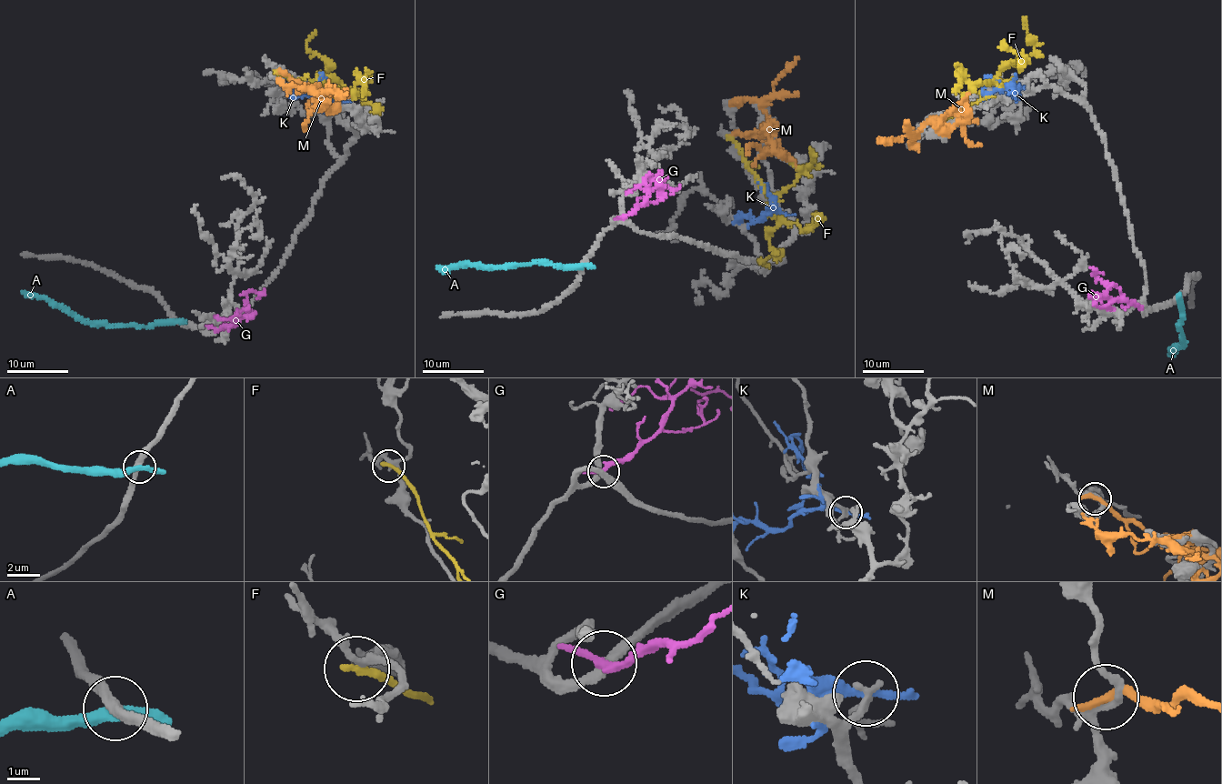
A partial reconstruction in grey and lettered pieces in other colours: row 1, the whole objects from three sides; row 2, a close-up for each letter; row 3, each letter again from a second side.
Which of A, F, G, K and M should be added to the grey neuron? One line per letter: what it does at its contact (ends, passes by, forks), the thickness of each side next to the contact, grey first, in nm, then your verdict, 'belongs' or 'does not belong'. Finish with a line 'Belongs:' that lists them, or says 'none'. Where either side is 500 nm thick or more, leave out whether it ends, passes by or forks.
A: it passes by; calibres 320 and 320 nm; does not belong
F: it ends; calibres 200 and 240 nm; does not belong
G: it passes by; calibres 300 and 240 nm; does not belong
K: it passes by; calibres 240 and 240 nm; does not belong
M: it ends; calibres 190 and 320 nm; does not belong
Belongs: none

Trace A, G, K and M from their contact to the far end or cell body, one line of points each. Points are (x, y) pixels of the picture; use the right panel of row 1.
A: (1176, 298), (1184, 344), (1182, 347), (1171, 349), (1172, 355), (1169, 354)
G: (1141, 306), (1125, 298), (1117, 286), (1099, 280), (1094, 276), (1097, 269), (1091, 267)
K: (1014, 80), (985, 95), (981, 92), (983, 85), (991, 75)
M: (933, 124), (941, 120), (927, 122), (916, 132), (897, 140), (892, 138), (881, 142), (877, 138)

